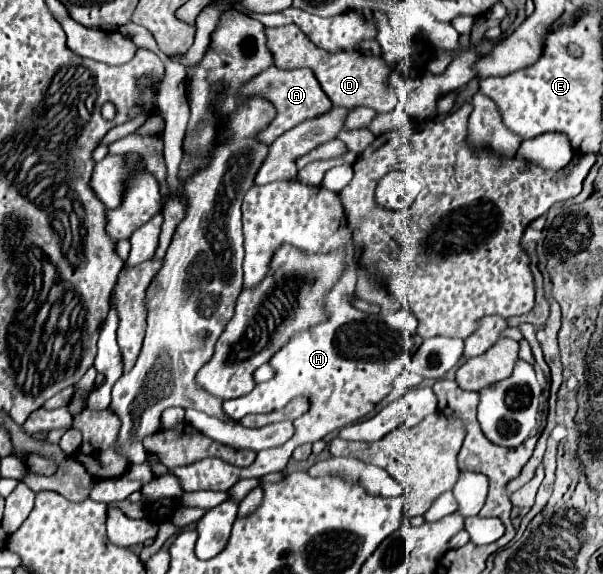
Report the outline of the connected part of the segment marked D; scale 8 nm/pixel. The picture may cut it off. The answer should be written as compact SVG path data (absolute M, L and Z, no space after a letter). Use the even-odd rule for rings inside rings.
M282 26L282 28L266 28L268 50L274 58L276 68L294 70L294 68L310 68L318 78L326 96L334 102L334 106L368 106L376 112L390 112L398 104L398 94L388 86L390 66L382 58L364 56L356 50L344 52L328 52L318 48L314 42L298 26Z

